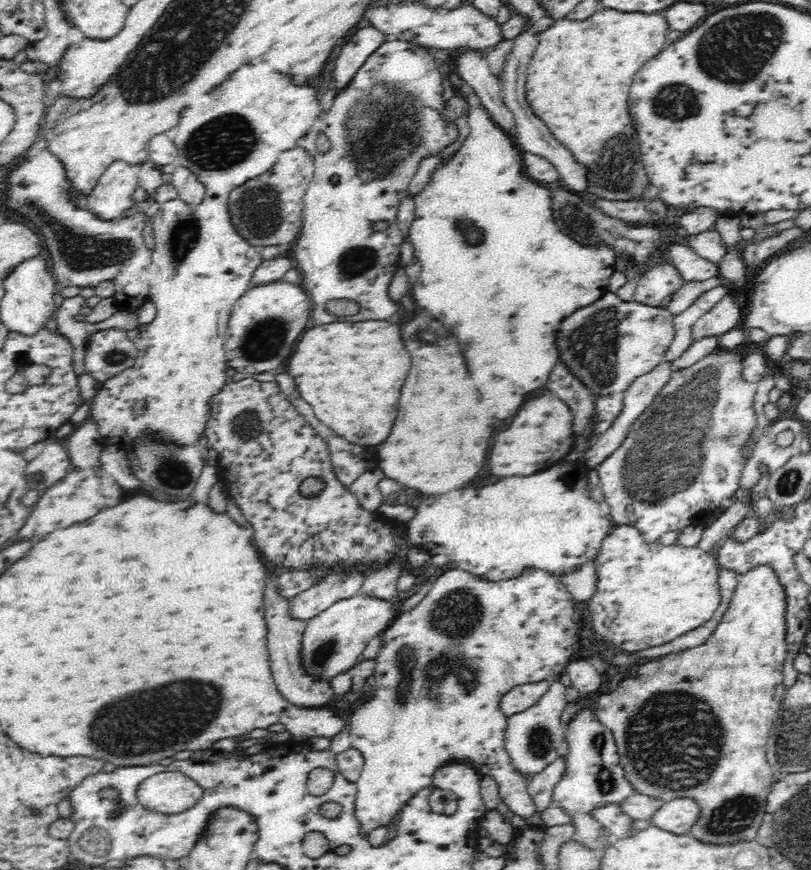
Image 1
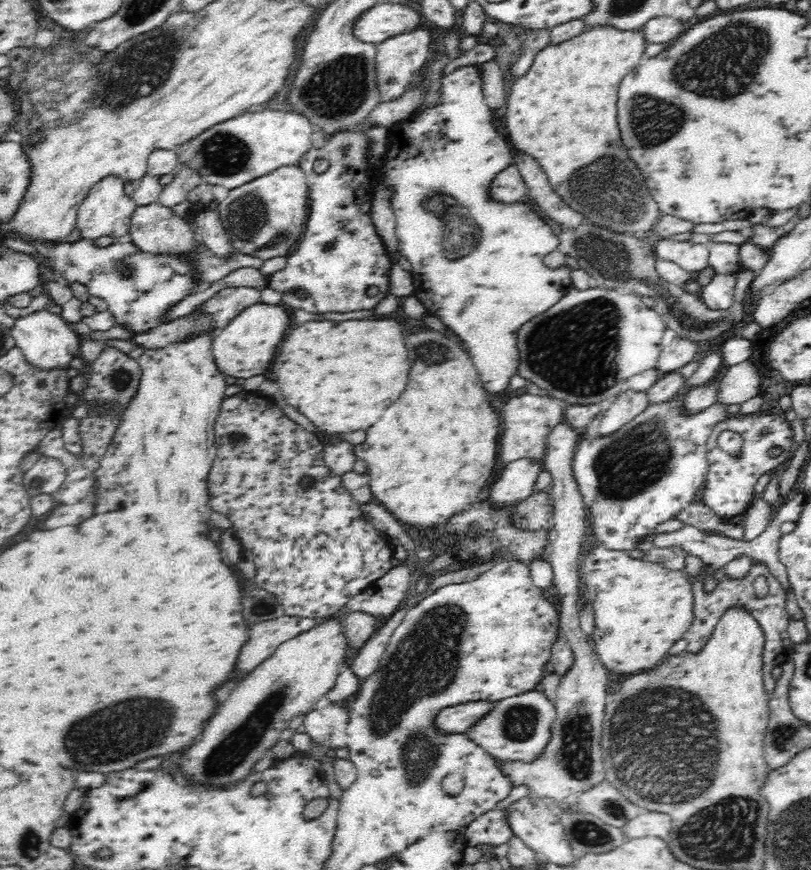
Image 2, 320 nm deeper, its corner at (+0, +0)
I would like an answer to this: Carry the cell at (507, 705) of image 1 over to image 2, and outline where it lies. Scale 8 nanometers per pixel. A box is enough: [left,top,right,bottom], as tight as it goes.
[436,699,498,733]

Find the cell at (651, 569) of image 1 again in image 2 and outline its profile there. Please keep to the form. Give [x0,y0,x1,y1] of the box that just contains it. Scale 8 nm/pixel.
[579,543,694,674]

